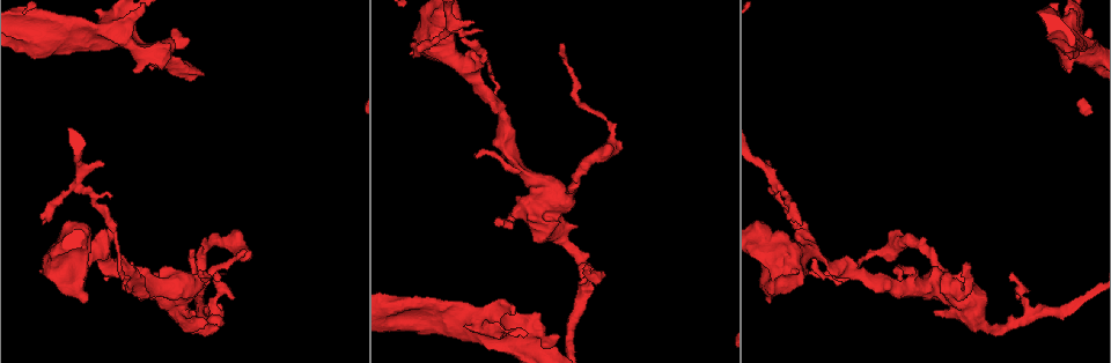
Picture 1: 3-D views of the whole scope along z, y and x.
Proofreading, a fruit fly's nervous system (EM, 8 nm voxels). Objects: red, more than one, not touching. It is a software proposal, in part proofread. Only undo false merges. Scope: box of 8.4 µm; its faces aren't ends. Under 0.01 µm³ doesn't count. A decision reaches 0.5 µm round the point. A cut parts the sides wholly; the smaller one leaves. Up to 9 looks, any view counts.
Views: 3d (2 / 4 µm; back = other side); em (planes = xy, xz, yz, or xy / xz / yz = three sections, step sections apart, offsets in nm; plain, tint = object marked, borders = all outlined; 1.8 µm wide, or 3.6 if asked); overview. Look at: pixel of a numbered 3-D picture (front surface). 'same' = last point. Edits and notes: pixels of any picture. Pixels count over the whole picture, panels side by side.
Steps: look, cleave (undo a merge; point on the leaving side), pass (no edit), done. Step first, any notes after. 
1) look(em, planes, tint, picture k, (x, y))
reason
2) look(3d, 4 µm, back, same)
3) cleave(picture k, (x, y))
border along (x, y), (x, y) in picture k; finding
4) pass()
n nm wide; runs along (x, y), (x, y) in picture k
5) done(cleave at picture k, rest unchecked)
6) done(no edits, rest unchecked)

look(em, planes, borders, picture 1, (584, 289))
branch point

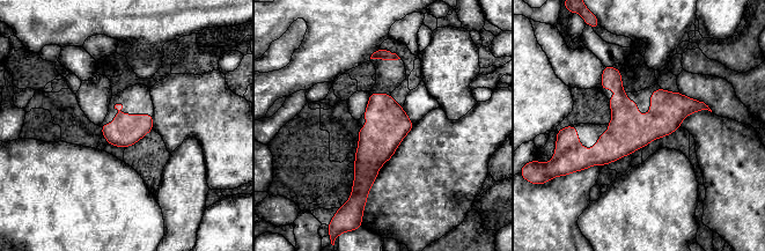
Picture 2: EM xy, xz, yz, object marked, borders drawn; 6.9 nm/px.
pass()
220 nm wide; one neuron here

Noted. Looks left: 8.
look(em, 3.6 µm, planes, plain, picture 1, (540, 202))
abrupt turn

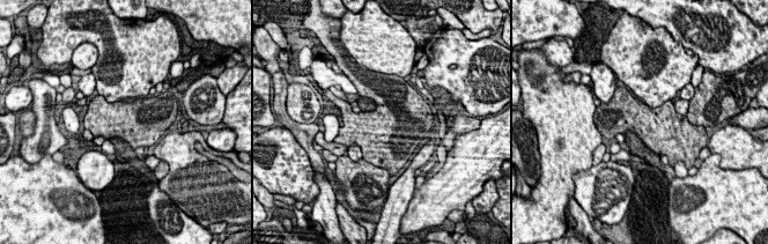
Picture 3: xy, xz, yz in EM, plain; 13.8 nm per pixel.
look(em, 3.6 µm, planes, tint, same)
with the object marked

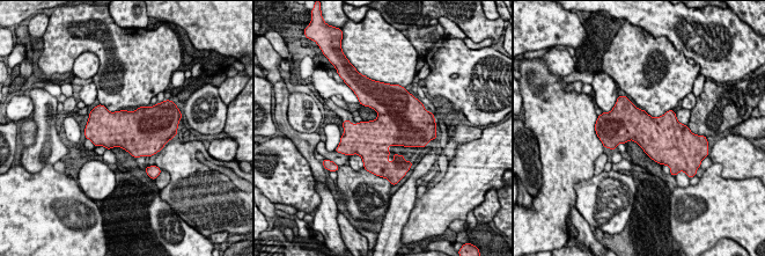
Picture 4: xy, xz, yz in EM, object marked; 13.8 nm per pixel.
pass()
continuous, no second neuron

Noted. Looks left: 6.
look(em, 3.6 µm, xz, step 16, tint, picture 1, (1067, 41))
closes a loop

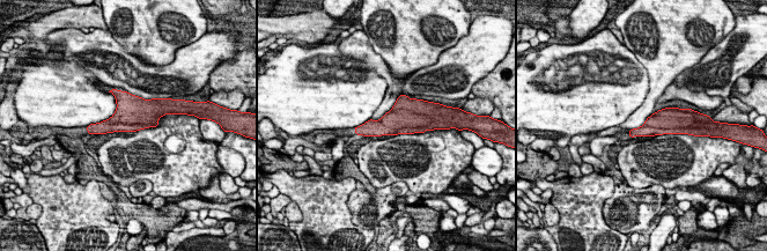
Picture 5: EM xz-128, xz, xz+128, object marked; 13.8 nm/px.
pass()
220 nm wide; one neuron here

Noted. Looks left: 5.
look(em, planes, tint, picture 1, (801, 228))
thick turns thin

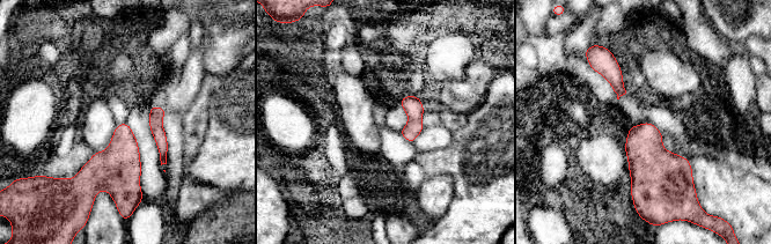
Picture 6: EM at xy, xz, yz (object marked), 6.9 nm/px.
cleave(picture 6, (158, 132))
border along (161, 125), (156, 125), (151, 130) in picture 6; a second neuron is stuck on

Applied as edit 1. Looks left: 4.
done(cleave at picture 6, rest unchecked)

